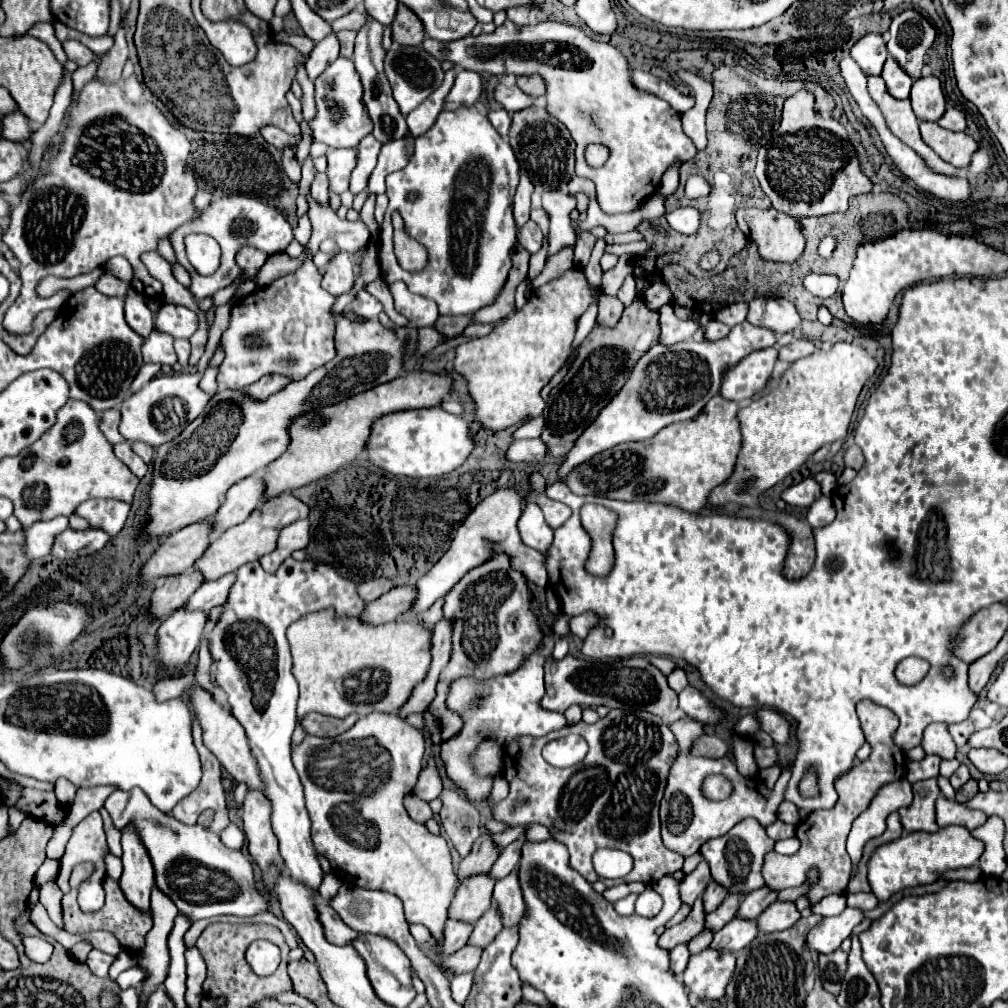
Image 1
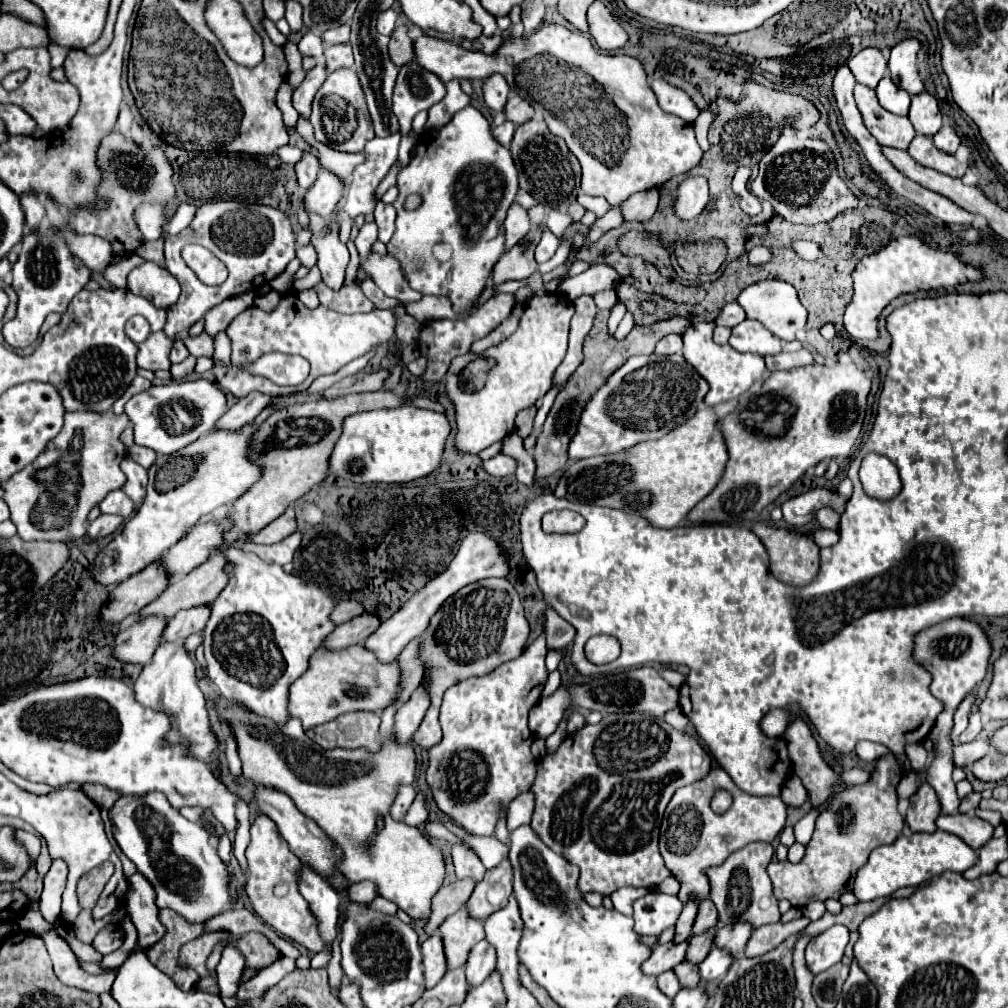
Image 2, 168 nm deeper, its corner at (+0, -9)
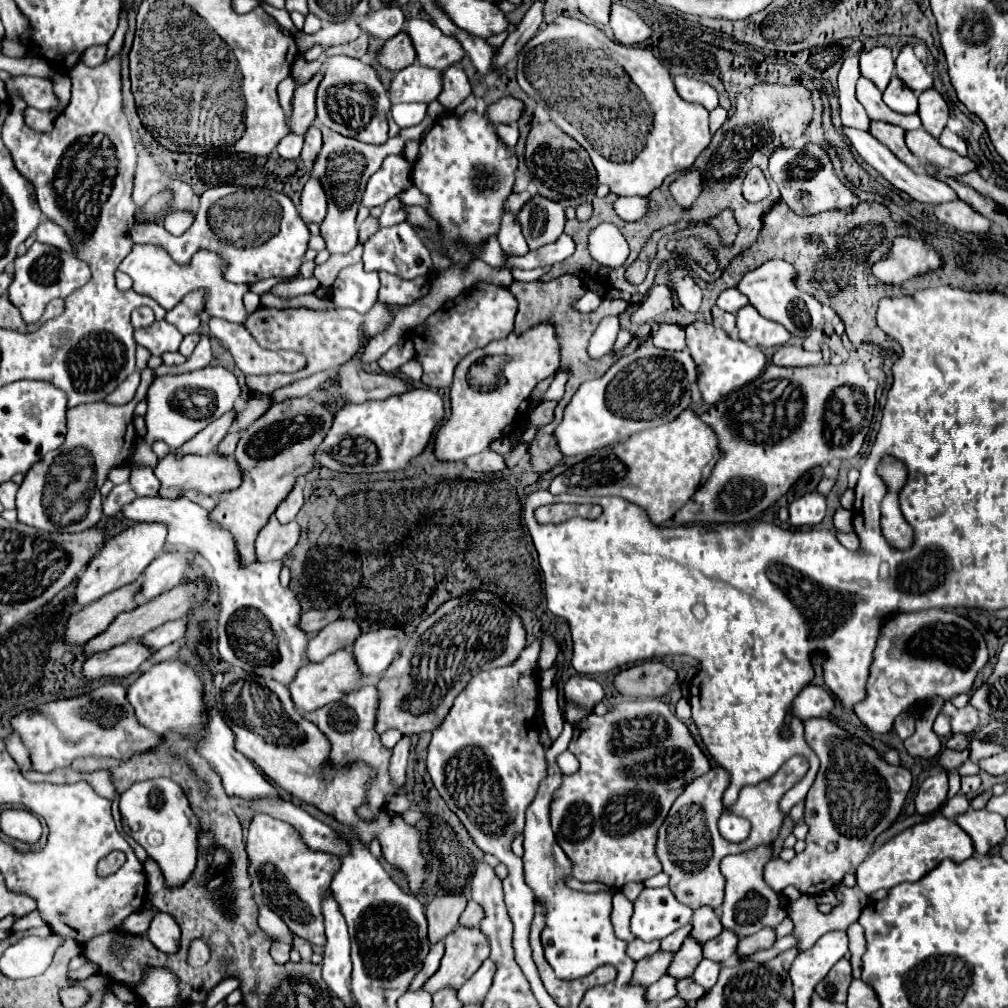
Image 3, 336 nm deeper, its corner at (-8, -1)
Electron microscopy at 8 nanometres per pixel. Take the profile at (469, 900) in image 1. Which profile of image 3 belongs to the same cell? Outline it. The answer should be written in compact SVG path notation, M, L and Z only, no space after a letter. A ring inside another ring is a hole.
M458 925L446 939L446 953L442 957L440 969L426 981L424 989L434 993L446 985L460 989L490 955L488 937L480 929L464 929Z

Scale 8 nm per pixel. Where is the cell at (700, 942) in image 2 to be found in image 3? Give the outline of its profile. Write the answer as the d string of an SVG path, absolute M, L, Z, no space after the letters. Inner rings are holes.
M688 937L684 941L684 945L680 947L680 951L674 955L674 961L668 967L668 973L676 979L688 977L694 973L694 969L700 961L702 961L702 945L696 945L696 941L692 941L692 937Z

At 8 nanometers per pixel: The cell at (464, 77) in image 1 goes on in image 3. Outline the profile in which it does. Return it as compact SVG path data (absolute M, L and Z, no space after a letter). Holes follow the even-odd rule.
M458 65L448 67L442 75L444 75L444 89L438 95L438 101L444 105L446 113L452 113L472 93L472 87L464 69Z

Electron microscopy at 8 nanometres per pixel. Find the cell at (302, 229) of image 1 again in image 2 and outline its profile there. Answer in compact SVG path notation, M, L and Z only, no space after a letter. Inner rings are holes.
M298 245L298 247L296 247L296 253L298 253L296 257L302 261L302 265L304 265L304 267L308 267L308 269L310 269L310 267L314 267L314 265L316 265L316 251L314 251L314 247L312 247L312 245L304 245L304 247L302 247L302 245Z

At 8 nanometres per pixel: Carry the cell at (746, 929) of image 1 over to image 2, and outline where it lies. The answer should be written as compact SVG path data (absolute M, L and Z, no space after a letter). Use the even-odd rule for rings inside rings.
M710 949L708 957L698 965L700 979L710 981L710 979L716 979L716 977L724 977L724 973L732 965L732 961L734 959L728 957L728 953L724 953L722 949Z

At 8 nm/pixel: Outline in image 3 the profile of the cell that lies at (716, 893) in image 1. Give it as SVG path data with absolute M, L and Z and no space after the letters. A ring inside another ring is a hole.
M706 905L696 909L694 911L694 917L692 917L692 937L700 943L706 943L708 939L712 937L718 937L720 931L722 931L722 925L720 925L720 915L716 909L708 909Z

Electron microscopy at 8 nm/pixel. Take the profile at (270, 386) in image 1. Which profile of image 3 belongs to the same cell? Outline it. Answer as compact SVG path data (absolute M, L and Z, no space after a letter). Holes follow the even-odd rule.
M236 409L224 413L224 417L212 421L204 431L200 431L196 437L186 441L180 449L176 449L176 455L196 453L196 455L208 455L218 447L218 443L224 439L224 435L230 431L232 423L236 421Z

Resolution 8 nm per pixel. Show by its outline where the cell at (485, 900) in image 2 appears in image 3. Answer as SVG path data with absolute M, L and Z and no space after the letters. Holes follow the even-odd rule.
M468 901L464 913L460 915L460 925L468 925L468 927L478 927L478 923L484 919L484 909L480 909L480 905L476 905L474 901Z

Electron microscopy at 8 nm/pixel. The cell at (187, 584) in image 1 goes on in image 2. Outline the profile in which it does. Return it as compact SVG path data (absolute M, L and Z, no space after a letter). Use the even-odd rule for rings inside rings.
M144 617L136 621L132 627L116 635L112 657L122 663L148 665L152 661L154 651L160 645L164 625L164 617Z

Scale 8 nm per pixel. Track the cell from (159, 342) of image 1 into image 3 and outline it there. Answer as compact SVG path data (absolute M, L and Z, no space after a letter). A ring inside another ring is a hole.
M154 321L154 325L138 329L134 333L134 339L138 345L146 347L152 355L160 357L166 351L178 351L182 335L174 325L168 325L166 321Z

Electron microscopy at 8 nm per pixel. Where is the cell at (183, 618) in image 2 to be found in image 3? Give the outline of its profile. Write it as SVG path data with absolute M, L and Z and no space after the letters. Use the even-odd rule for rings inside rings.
M180 617L180 619L176 619L176 621L168 621L168 623L156 627L154 631L146 633L142 641L144 641L148 647L160 649L160 647L164 647L164 645L170 645L170 643L182 639L182 637L186 635L186 625L188 625L188 617Z

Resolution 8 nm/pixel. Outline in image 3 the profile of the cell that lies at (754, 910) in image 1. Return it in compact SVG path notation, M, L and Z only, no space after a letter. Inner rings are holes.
M724 929L718 937L704 943L704 957L712 959L712 961L718 961L718 963L724 963L732 955L736 955L738 941L740 941L740 937L736 937L736 933L728 933Z

